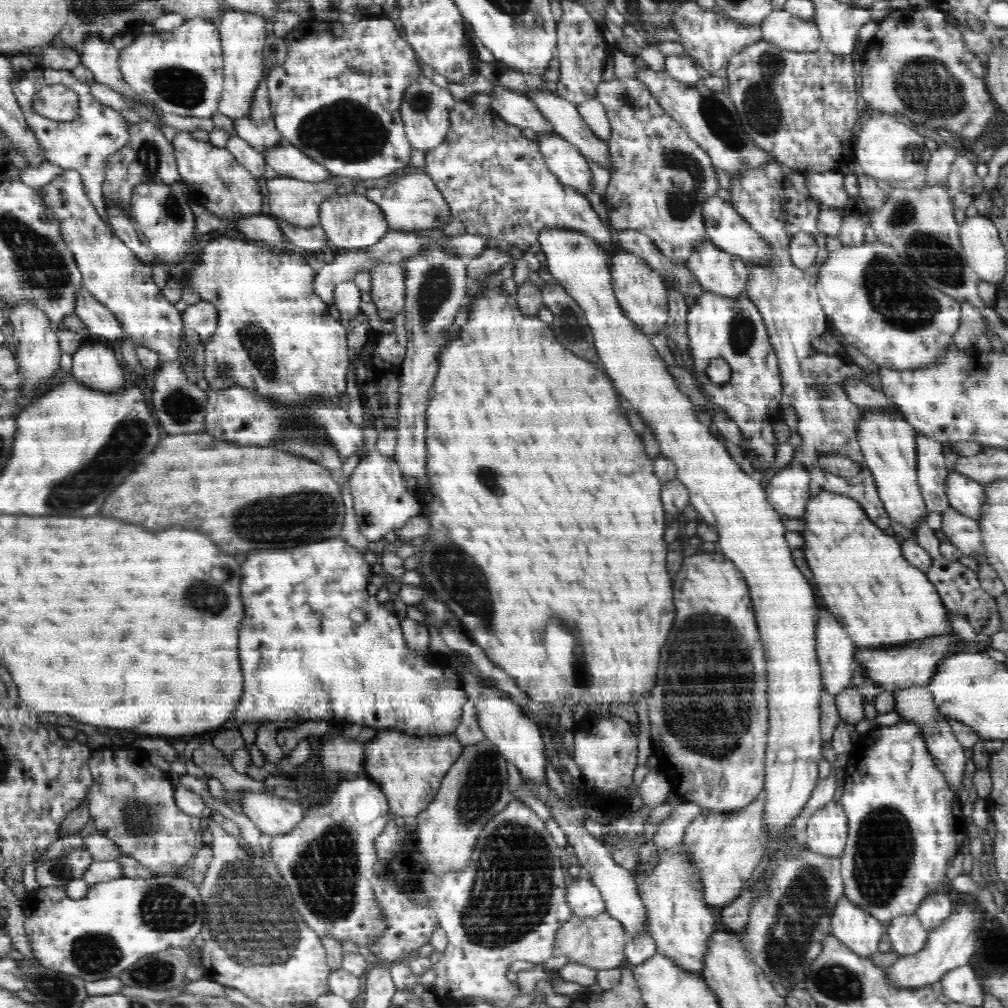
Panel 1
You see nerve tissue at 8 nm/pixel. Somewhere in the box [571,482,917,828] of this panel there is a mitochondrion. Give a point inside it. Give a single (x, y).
(705, 707)

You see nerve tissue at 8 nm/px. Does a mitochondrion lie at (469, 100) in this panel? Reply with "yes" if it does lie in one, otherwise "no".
no

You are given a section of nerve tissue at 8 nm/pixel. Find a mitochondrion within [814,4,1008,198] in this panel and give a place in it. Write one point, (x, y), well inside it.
(926, 88)

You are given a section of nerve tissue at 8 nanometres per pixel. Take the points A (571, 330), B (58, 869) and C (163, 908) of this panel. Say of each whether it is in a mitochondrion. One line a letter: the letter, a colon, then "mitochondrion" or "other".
A: mitochondrion
B: mitochondrion
C: mitochondrion

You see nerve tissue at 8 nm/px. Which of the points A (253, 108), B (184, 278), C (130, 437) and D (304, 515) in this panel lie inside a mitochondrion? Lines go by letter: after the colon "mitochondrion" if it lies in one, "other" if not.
A: other
B: other
C: mitochondrion
D: mitochondrion

